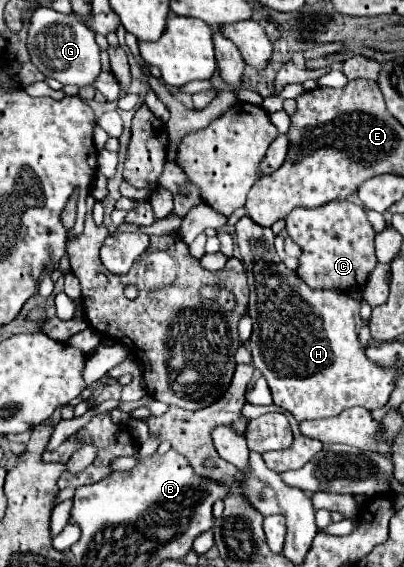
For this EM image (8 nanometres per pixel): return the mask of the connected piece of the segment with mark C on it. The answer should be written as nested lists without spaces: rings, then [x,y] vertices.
[[[331,201],[317,209],[295,209],[285,221],[289,237],[301,247],[297,275],[311,289],[331,289],[345,293],[365,287],[377,265],[377,257],[373,245],[375,229],[367,221],[363,207],[349,201]]]

